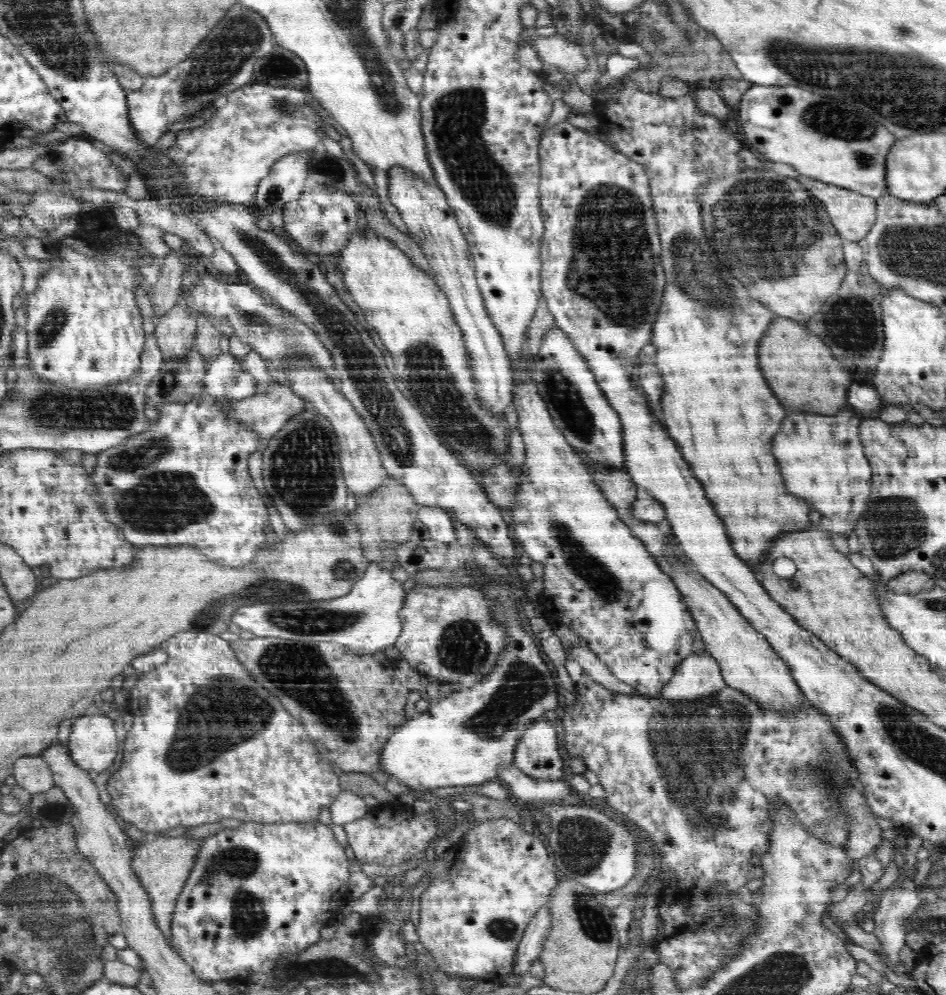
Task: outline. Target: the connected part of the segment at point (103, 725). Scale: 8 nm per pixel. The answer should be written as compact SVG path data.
M91 710L73 719L70 727L72 732L67 749L72 761L84 770L98 773L108 770L118 754L118 740L112 720Z

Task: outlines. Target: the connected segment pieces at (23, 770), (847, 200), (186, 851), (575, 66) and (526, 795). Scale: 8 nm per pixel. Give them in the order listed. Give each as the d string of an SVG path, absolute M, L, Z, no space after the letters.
M28 755L14 762L13 776L31 795L54 788L54 777L48 763L41 755Z
M796 176L796 180L825 207L829 221L843 240L858 242L870 232L876 220L874 198L806 176Z
M185 835L179 837L149 837L144 844L137 847L132 860L132 869L136 877L140 879L140 885L150 897L152 903L152 914L160 933L169 946L173 945L171 934L171 920L174 914L176 900L183 890L190 870L196 860L198 849L202 838L188 838Z
M528 30L523 36L523 45L534 47L544 63L552 64L564 72L575 74L586 69L587 60L582 46L568 41L562 35L538 37Z
M514 763L498 768L497 780L504 782L520 802L566 800L570 798L572 787L564 780L536 780L526 776Z

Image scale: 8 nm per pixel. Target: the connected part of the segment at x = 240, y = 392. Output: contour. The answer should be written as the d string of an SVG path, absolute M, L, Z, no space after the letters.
M222 353L208 364L202 386L204 393L216 399L246 399L256 394L256 381L245 372L245 357Z

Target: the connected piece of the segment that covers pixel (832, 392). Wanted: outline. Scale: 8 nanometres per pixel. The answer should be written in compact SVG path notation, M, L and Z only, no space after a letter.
M777 316L758 346L760 370L786 410L833 416L846 406L846 390L850 388L852 378L832 356L830 348L806 328L805 323Z

